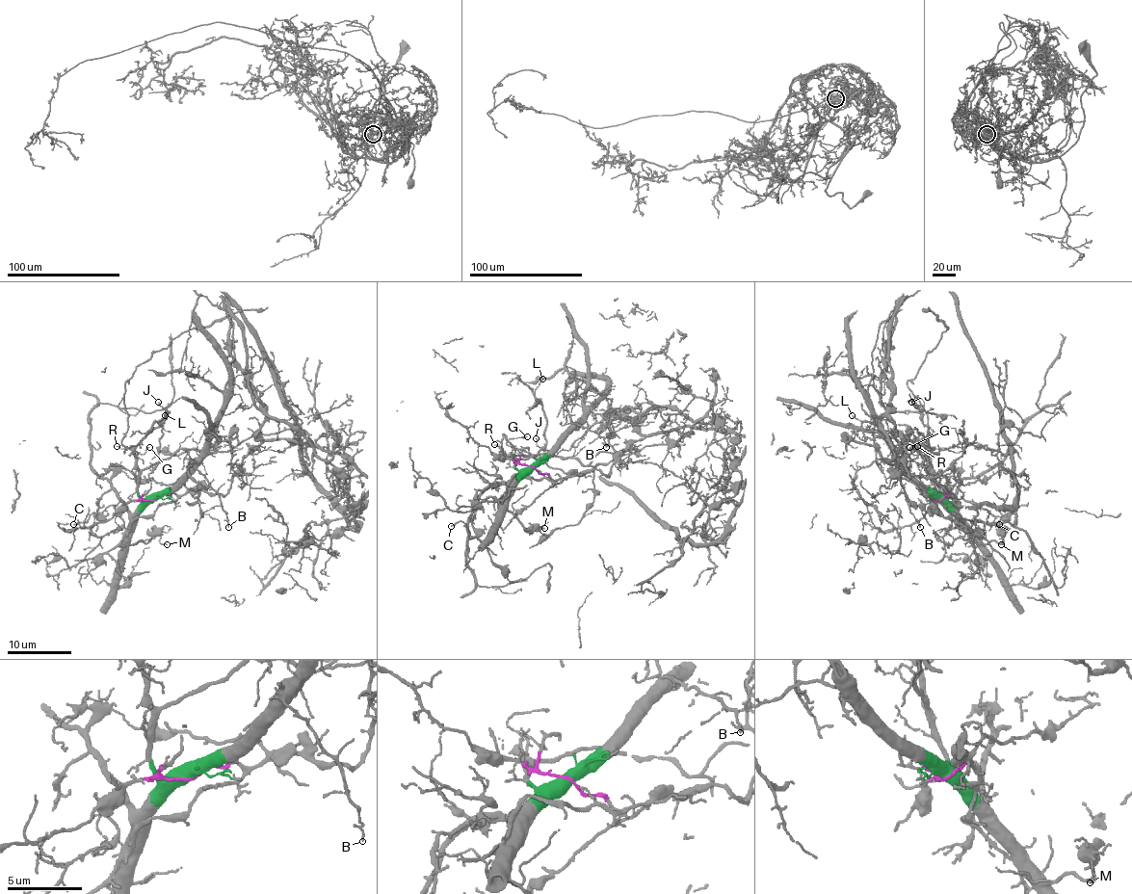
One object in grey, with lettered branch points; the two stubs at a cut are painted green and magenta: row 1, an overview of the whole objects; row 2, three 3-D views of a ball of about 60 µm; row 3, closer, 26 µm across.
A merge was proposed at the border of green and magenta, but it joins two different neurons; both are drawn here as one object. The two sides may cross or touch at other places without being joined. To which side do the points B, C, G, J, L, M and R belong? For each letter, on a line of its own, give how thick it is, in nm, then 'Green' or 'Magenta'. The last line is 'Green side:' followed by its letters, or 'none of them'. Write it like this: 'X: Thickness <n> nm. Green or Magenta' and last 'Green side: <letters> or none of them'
B: Thickness 80 nm. Green
C: Thickness 140 nm. Green
G: Thickness 100 nm. Green
J: Thickness 90 nm. Green
L: Thickness 110 nm. Green
M: Thickness 120 nm. Green
R: Thickness 80 nm. Green
Green side: B, C, G, J, L, M, R

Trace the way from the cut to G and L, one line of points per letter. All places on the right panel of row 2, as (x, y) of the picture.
G: (939, 500), (942, 497), (932, 460), (922, 452), (910, 454), (909, 447)
L: (939, 500), (942, 498), (932, 468), (929, 428), (917, 412), (883, 412), (869, 422), (852, 415)

